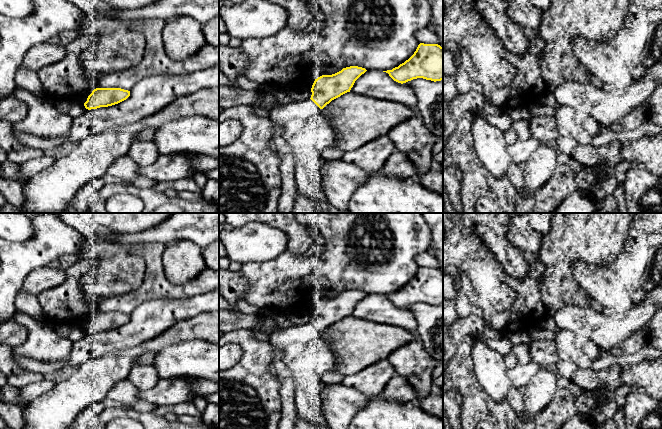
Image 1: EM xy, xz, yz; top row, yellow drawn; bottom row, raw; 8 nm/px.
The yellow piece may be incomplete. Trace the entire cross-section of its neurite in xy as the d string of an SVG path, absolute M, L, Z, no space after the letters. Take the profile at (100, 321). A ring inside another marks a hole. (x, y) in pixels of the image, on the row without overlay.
M96 312L84 327L86 333L97 333L118 328L130 320L130 315L121 312Z

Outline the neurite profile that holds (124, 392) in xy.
M123 380L115 384L108 392L110 399L119 402L124 407L129 407L132 403L140 400L139 390L128 380Z

